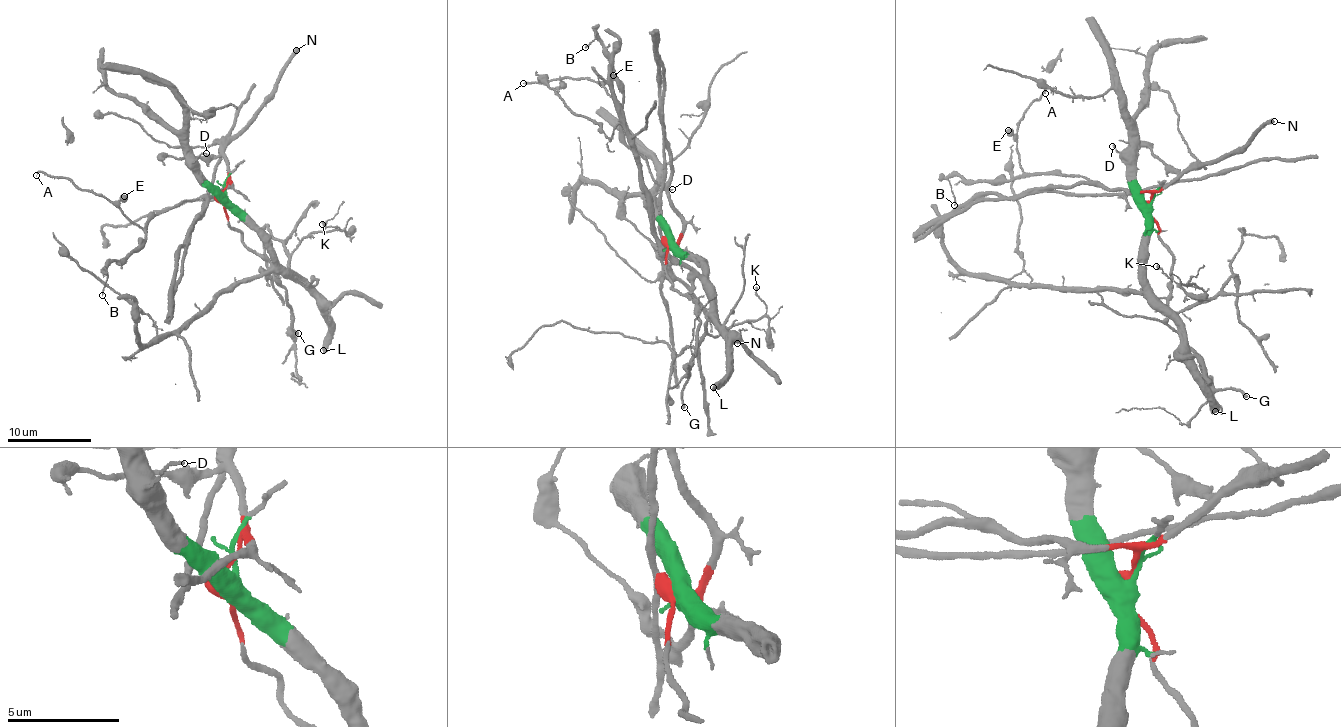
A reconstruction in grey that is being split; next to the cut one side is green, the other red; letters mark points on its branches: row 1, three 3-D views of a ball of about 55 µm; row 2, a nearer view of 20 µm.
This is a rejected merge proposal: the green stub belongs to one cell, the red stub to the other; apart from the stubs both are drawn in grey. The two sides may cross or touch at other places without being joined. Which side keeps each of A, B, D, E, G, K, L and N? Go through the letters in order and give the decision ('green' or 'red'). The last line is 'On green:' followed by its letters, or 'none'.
A: red
B: red
D: green
E: red
G: red
K: green
L: green
N: red
On green: D, K, L

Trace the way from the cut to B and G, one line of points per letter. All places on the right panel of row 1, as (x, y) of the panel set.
B: (1145, 207), (1151, 193), (1104, 188), (1076, 175), (1022, 173), (987, 182), (955, 175), (948, 179), (955, 206)
G: (1145, 207), (1172, 258), (1168, 311), (1181, 339), (1198, 358), (1203, 376), (1215, 389), (1241, 389), (1246, 396)

